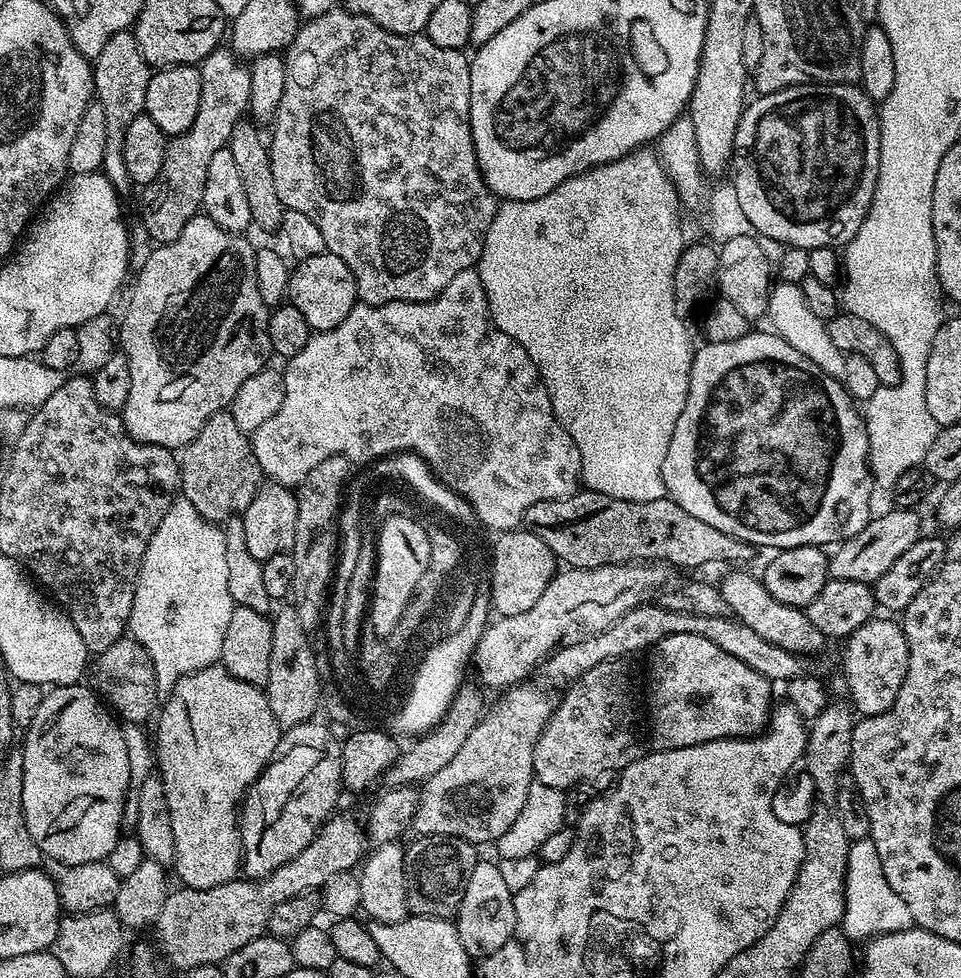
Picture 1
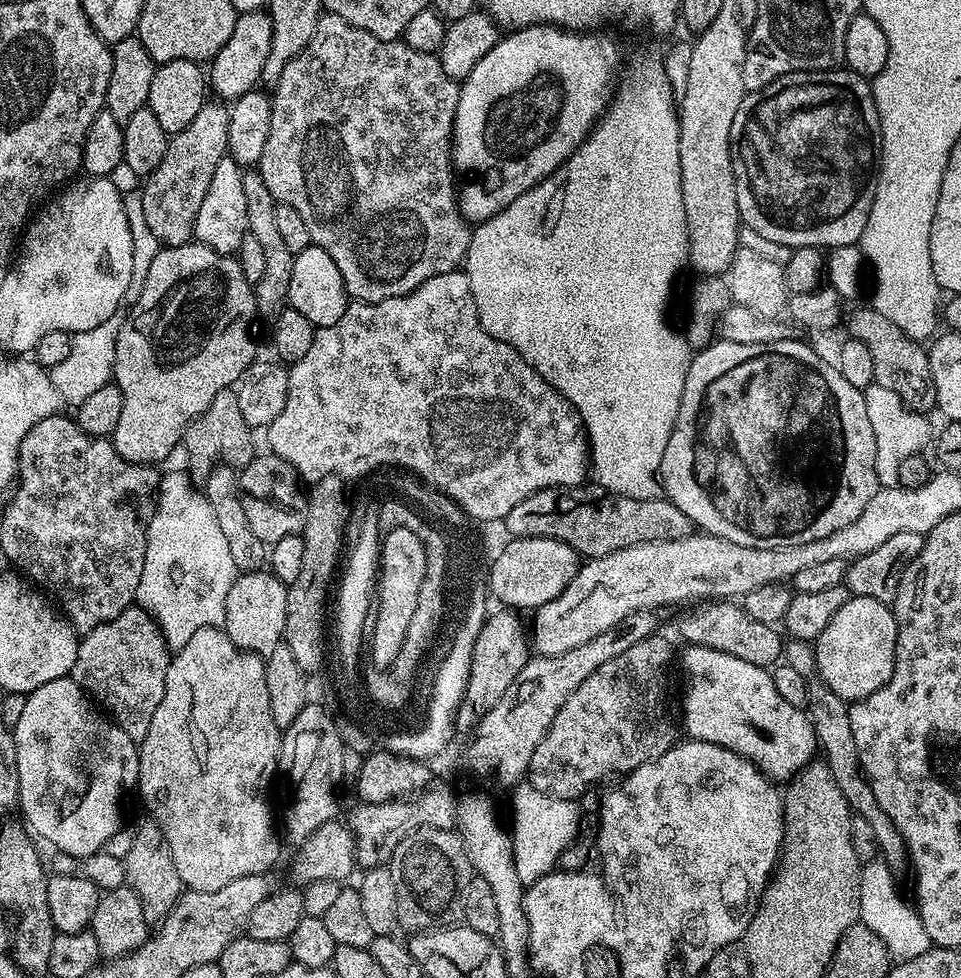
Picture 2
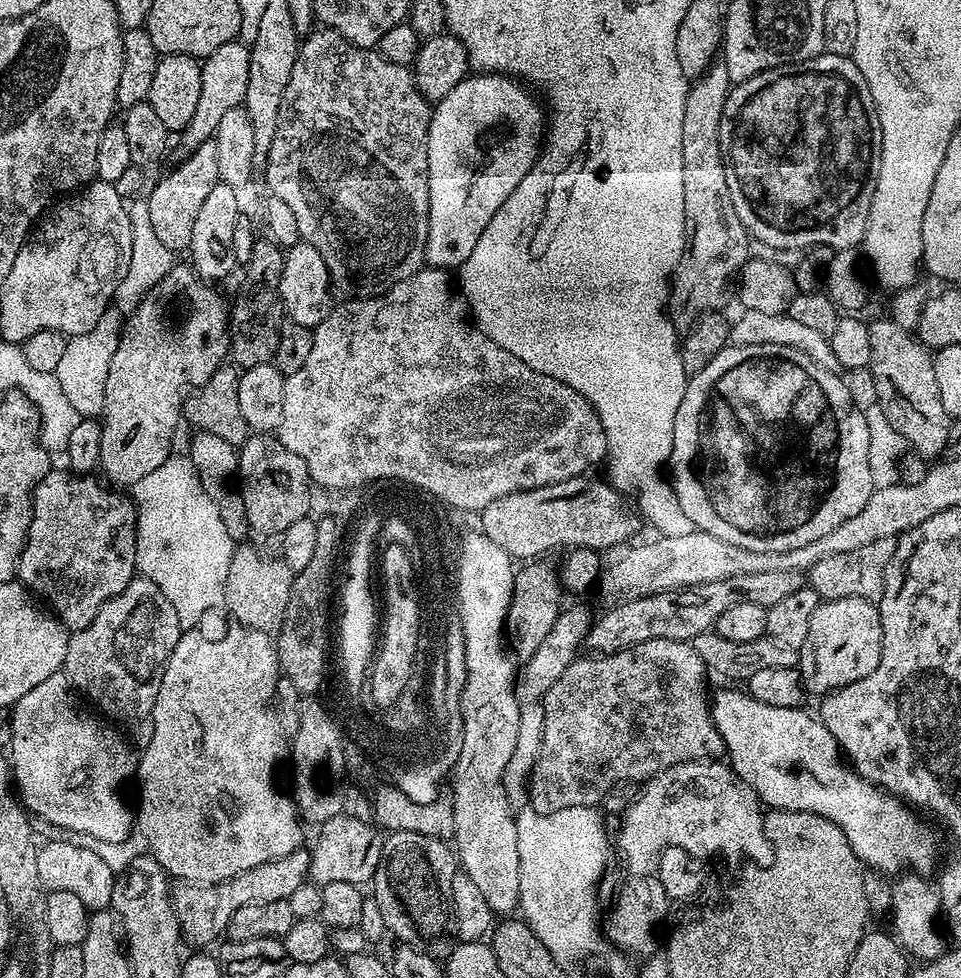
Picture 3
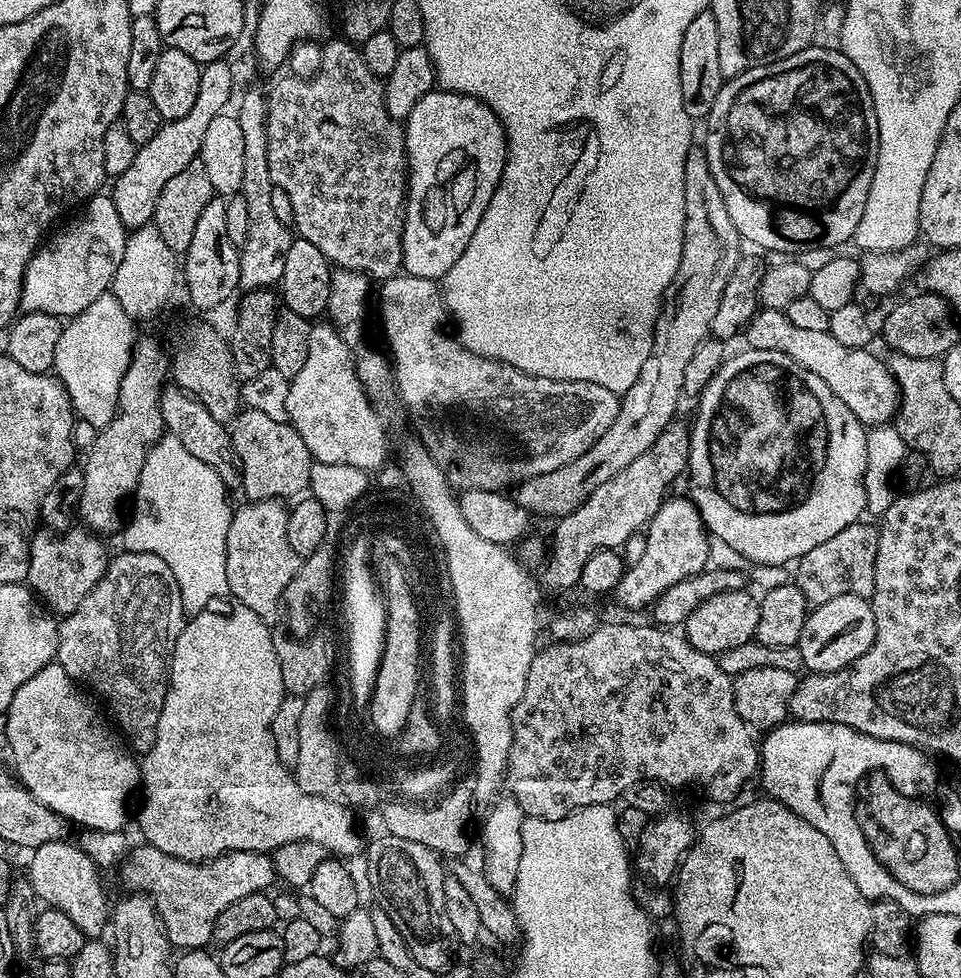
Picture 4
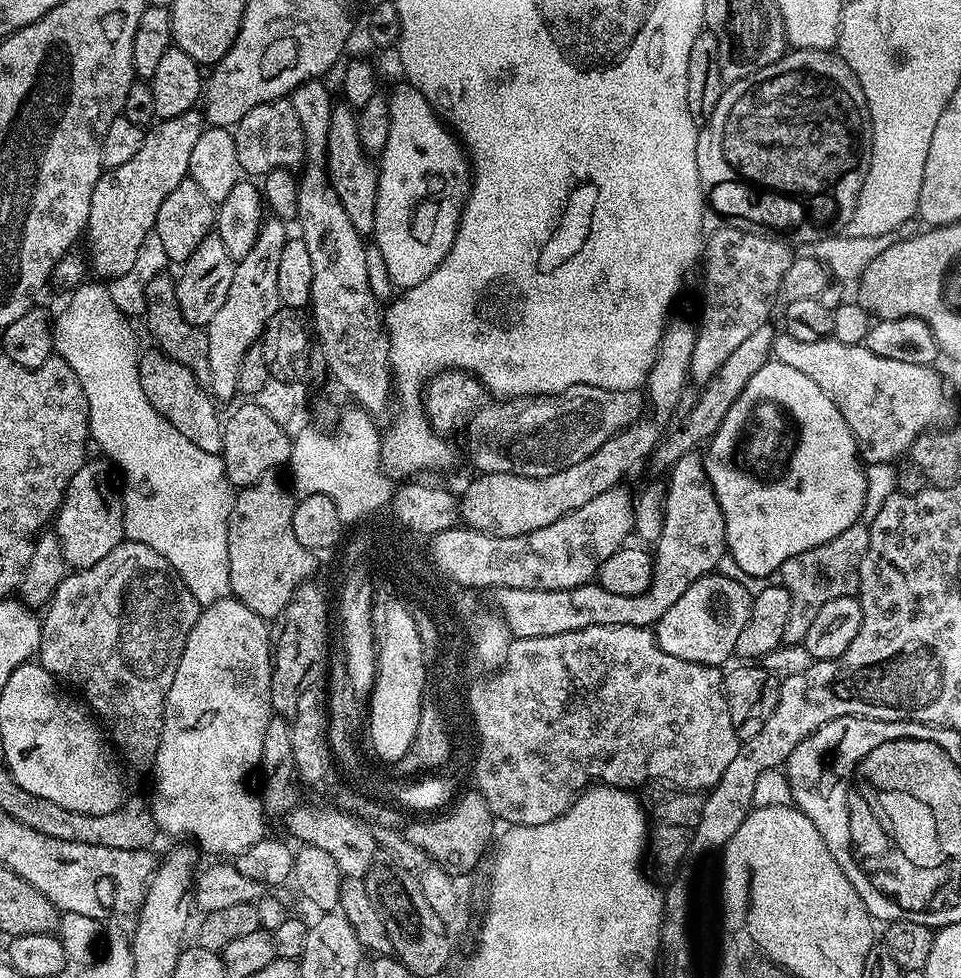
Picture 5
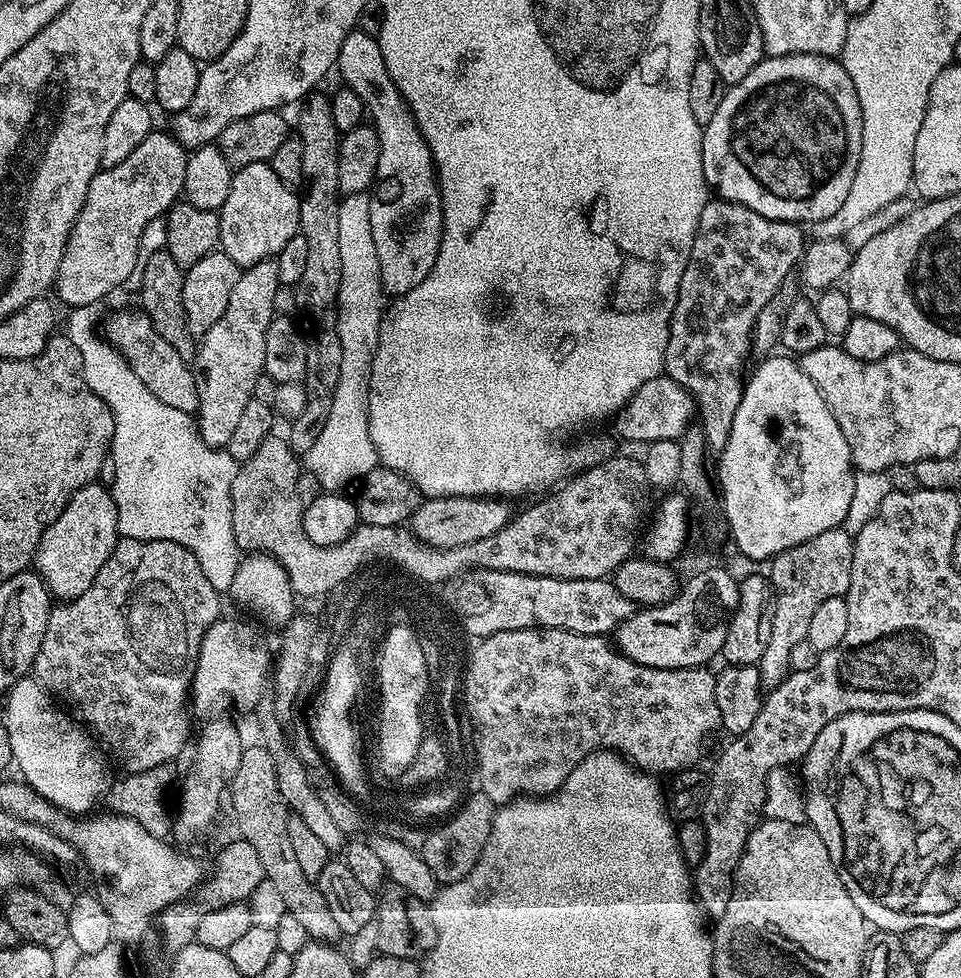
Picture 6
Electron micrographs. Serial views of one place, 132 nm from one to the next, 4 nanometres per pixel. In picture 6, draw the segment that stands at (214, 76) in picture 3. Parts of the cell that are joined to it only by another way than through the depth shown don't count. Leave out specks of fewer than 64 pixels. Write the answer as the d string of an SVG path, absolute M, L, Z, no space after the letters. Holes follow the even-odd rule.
M153 130L142 142L142 146L138 146L138 150L126 158L126 162L118 162L118 166L101 168L97 172L90 182L90 190L86 190L86 202L70 230L68 245L58 266L54 292L60 295L61 305L68 304L69 309L87 304L99 305L103 296L110 295L115 288L124 288L126 278L130 278L138 262L138 242L142 242L142 230L146 230L154 218L164 216L181 199L186 182L187 161L188 152L184 145L177 142L171 131Z

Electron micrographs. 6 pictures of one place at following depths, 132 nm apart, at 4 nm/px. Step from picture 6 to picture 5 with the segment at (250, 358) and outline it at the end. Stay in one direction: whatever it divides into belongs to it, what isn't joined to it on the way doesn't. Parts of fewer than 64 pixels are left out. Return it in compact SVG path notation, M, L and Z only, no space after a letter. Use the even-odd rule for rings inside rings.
M268 218L260 225L260 233L256 235L254 246L250 246L250 254L236 261L234 282L230 282L230 294L226 294L226 302L222 302L222 310L210 318L206 326L208 349L210 350L210 391L217 401L223 402L237 395L238 372L242 366L242 358L251 348L257 347L263 337L264 328L270 318L282 307L278 298L278 266L280 265L282 246L290 238L285 221Z

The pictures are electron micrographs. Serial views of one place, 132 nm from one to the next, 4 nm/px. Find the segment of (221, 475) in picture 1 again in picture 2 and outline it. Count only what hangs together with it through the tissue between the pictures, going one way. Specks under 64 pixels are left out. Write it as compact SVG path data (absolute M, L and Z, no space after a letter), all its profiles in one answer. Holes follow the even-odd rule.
M232 388L222 390L214 402L198 418L190 422L184 432L183 451L188 451L188 464L193 481L204 482L217 464L229 464L232 468L243 470L257 455L258 448L252 445L254 429L242 418L242 409L238 407L238 398Z

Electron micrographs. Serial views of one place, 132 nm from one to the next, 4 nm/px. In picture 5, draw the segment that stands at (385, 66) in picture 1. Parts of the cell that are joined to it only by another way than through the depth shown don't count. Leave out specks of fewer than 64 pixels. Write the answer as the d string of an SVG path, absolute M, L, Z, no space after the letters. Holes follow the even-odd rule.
M291 99L271 100L254 106L254 110L242 114L231 133L234 150L238 150L238 162L249 177L263 178L275 168L295 169L304 159L304 135ZM340 102L332 110L332 129L328 135L328 163L326 165L338 198L350 214L350 222L362 234L371 233L374 226L374 210L376 209L376 191L380 173L373 157L365 152L358 138L356 125L357 113L349 108L347 103Z

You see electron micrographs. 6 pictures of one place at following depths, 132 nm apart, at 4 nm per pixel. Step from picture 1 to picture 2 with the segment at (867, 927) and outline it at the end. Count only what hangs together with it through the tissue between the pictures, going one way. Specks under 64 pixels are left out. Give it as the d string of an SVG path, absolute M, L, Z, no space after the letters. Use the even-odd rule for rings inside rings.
M875 858L861 867L859 921L882 938L891 959L899 962L918 958L918 954L926 954L933 947L933 942L926 934L926 926L922 926L919 911L904 901L904 896L896 885L896 876L897 873L880 858Z

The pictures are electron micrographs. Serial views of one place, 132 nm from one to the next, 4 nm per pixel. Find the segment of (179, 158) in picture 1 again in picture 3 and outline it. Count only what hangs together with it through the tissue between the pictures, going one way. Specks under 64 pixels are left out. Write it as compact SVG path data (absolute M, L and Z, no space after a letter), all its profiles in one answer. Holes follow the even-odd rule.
M215 139L202 142L202 146L198 146L196 150L187 153L183 158L185 160L177 168L170 169L153 186L152 193L147 193L146 196L148 209L150 210L150 223L154 225L154 234L174 254L188 252L190 237L194 235L194 222L198 218L198 209L204 205L206 197L210 195L210 190L214 190L214 186L220 183L220 175L218 174L218 150L216 149Z

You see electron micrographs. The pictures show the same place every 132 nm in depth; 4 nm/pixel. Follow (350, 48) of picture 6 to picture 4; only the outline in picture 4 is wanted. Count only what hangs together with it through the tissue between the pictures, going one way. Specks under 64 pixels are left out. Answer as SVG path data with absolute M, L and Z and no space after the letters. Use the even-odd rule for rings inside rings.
M433 90L422 98L418 98L418 102L414 102L414 110L410 110L410 114L403 121L403 126L404 145L408 155L408 195L404 198L404 229L402 230L404 262L402 268L407 275L430 278L440 282L450 270L450 266L454 266L454 262L458 262L458 258L462 258L462 250L466 250L466 242L470 242L474 230L478 230L478 222L482 222L482 214L486 210L486 206L490 206L490 198L494 198L494 190L502 178L502 170L506 166L508 157L508 134L504 131L502 121L494 114L494 110L490 110L490 106L486 106L473 96L464 96L460 92L443 90Z

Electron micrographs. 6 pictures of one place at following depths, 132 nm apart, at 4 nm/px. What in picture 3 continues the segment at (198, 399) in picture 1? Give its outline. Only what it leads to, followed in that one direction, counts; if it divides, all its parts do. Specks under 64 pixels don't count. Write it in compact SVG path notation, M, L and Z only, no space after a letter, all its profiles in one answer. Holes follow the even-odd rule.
M174 266L166 278L162 278L162 282L158 282L158 286L146 294L138 310L123 321L118 350L114 350L114 358L110 358L110 374L106 374L106 398L102 413L99 471L105 472L113 485L135 486L173 455L172 439L176 436L176 427L182 424L186 393L205 384L210 374L214 374L214 370L221 368L229 359L230 304L227 299L224 301L223 294L216 288L219 287L201 280L195 268Z

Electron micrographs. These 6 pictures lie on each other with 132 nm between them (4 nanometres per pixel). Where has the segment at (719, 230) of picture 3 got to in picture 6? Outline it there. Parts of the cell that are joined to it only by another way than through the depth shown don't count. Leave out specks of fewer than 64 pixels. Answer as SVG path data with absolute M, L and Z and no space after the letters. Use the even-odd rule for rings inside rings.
M434 496L425 499L410 521L414 534L432 548L453 548L490 538L508 525L514 516L504 498L481 498L479 496Z

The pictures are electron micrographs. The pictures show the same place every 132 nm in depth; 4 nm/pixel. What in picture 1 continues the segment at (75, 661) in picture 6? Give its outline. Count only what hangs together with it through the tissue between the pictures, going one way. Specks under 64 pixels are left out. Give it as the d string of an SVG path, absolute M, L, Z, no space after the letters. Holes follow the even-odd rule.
M125 638L114 642L114 646L110 646L110 650L95 653L90 664L90 676L91 672L90 687L92 691L121 721L129 720L132 724L140 724L143 720L150 719L149 721L151 721L153 719L158 708L156 675L146 650L139 642Z

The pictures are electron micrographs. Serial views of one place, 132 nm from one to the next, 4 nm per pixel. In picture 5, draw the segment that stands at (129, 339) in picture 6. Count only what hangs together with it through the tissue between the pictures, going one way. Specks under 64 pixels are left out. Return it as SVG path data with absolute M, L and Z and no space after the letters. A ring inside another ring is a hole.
M145 351L140 358L140 381L146 398L150 398L150 406L154 406L166 422L173 424L178 434L190 438L194 446L207 452L223 453L224 425L221 417L216 417L218 404L211 391L186 366L174 362L165 352L151 351Z

